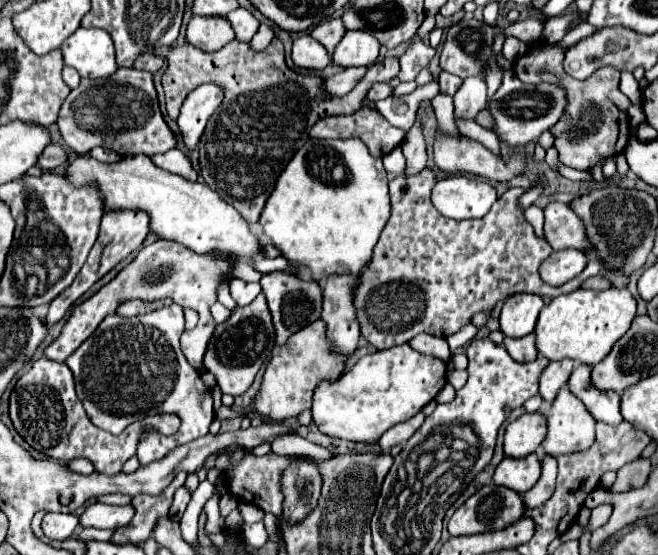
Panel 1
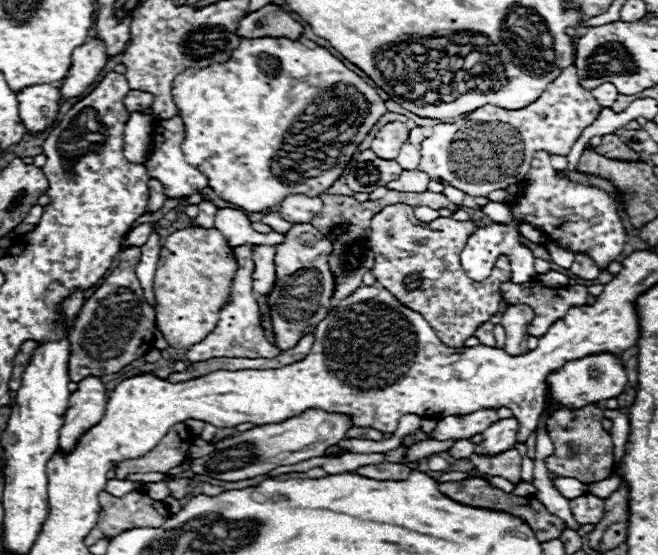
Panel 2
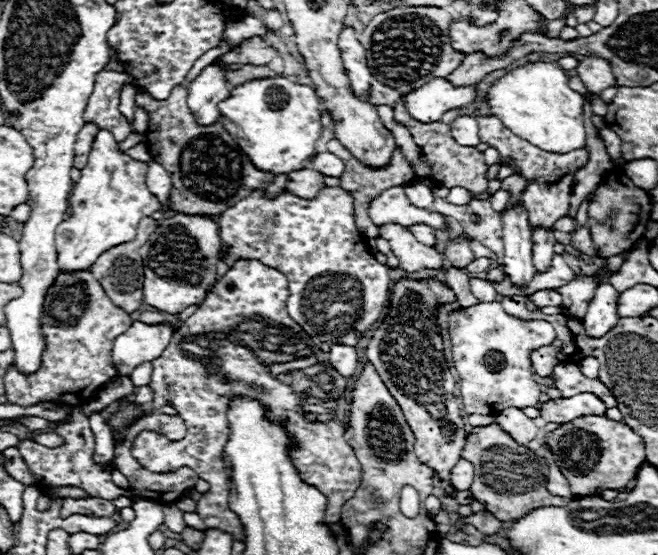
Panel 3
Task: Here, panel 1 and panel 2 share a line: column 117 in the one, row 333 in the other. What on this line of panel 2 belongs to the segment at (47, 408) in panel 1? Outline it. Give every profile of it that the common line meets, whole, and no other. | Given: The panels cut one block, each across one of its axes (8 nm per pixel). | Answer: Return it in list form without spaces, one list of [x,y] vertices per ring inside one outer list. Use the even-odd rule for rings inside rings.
[[[390,204],[372,218],[370,248],[374,252],[374,268],[372,268],[374,278],[390,294],[396,294],[398,302],[404,302],[404,306],[422,314],[424,320],[434,328],[436,336],[450,348],[462,348],[464,340],[474,336],[476,328],[482,322],[490,320],[500,310],[500,304],[502,304],[500,286],[502,286],[502,282],[510,280],[510,262],[504,256],[498,258],[496,266],[492,268],[492,274],[482,282],[470,280],[464,274],[462,264],[460,264],[460,252],[464,250],[468,236],[474,234],[476,228],[478,228],[478,224],[472,220],[458,222],[454,218],[436,218],[434,222],[424,224],[424,222],[416,220],[412,206],[406,206],[406,204]]]

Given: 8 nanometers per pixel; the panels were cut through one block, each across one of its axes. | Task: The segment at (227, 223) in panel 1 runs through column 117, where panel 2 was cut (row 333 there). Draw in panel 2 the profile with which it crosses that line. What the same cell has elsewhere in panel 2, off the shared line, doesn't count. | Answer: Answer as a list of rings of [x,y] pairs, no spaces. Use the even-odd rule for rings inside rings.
[[[184,228],[166,238],[154,276],[154,294],[158,300],[156,326],[168,346],[190,348],[214,330],[236,270],[232,246],[216,228]]]

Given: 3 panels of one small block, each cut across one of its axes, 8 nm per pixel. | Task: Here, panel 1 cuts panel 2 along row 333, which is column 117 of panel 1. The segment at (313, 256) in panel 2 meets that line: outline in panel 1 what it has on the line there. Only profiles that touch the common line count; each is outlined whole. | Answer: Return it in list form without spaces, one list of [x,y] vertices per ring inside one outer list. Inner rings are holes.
[[[156,240],[154,244],[144,246],[136,254],[136,258],[124,270],[118,272],[118,276],[112,282],[102,286],[94,296],[90,296],[82,304],[74,306],[66,326],[62,328],[62,334],[44,350],[44,356],[50,360],[56,360],[56,362],[64,362],[98,328],[98,324],[108,314],[114,314],[118,310],[118,306],[126,300],[142,298],[142,300],[154,302],[154,300],[162,300],[162,298],[172,298],[182,308],[192,308],[200,316],[196,328],[184,331],[180,338],[181,350],[184,352],[186,360],[196,370],[200,370],[200,364],[202,364],[204,354],[210,344],[210,338],[216,330],[216,322],[210,314],[210,306],[218,300],[218,294],[216,294],[218,286],[222,282],[230,282],[230,280],[232,280],[232,270],[230,270],[228,254],[220,254],[220,252],[196,254],[196,252],[184,248],[182,244],[168,242],[168,240]]]

